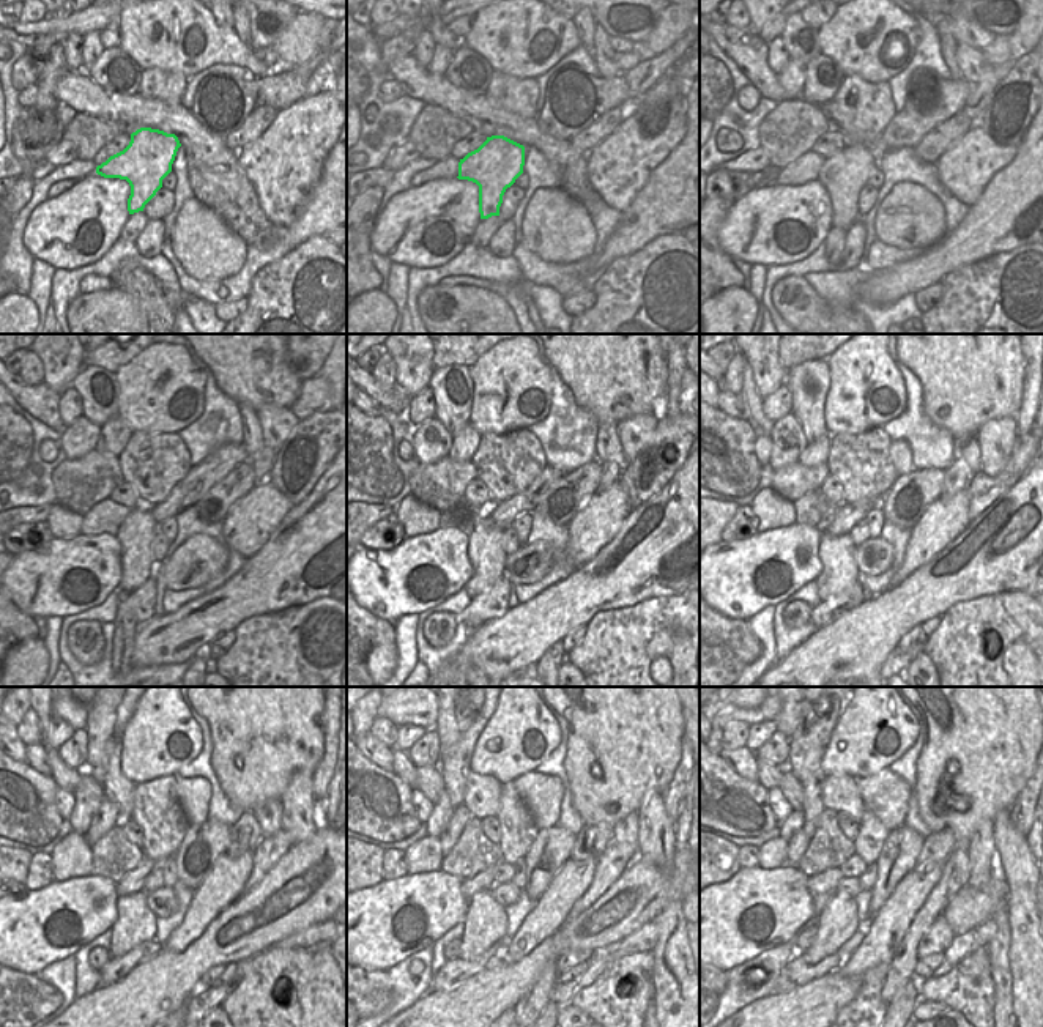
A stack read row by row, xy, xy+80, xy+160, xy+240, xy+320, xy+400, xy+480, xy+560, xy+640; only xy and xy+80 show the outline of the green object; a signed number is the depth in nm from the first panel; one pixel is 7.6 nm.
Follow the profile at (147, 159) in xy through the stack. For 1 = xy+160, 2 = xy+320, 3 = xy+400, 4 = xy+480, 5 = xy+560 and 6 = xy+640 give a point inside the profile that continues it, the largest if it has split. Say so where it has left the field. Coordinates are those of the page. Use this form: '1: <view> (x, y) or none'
1: xy+160 (843, 174)
2: xy+320 (486, 552)
3: xy+400 (838, 569)
4: xy+480 (136, 923)
5: xy+560 (486, 920)
6: xy+640 (837, 922)

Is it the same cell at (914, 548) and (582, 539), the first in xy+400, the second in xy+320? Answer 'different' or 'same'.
same

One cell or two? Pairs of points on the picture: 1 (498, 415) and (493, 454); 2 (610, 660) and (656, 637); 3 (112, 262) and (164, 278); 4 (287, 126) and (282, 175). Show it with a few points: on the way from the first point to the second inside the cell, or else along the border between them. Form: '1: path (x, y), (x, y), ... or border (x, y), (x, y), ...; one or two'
1: border (527, 427), (508, 432), (486, 432), (482, 435); two
2: path (621, 649), (634, 637), (645, 637); one
3: path (125, 255), (136, 255), (152, 265); one
4: path (287, 139), (285, 163); one

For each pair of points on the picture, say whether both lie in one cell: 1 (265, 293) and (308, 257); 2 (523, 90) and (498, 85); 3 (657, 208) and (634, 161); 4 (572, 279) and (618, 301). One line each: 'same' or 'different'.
1: same
2: same
3: different
4: different

